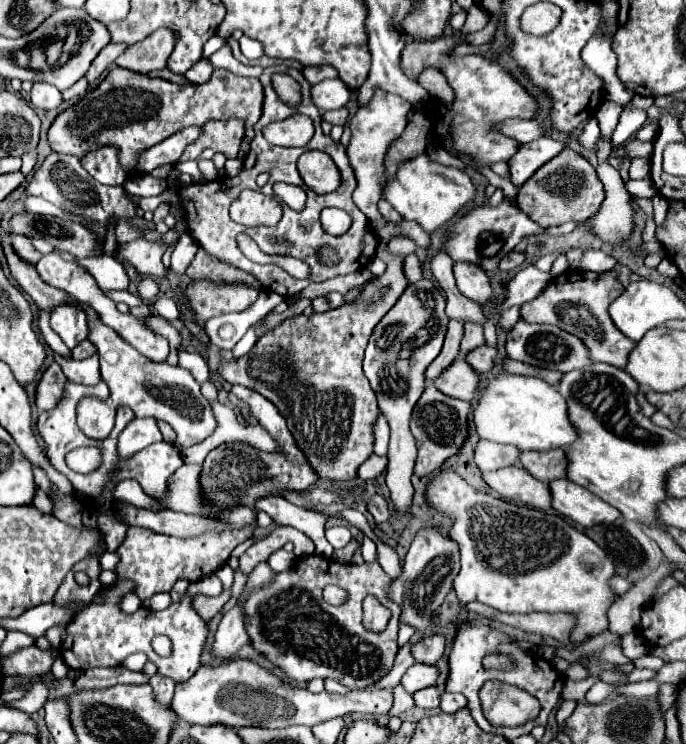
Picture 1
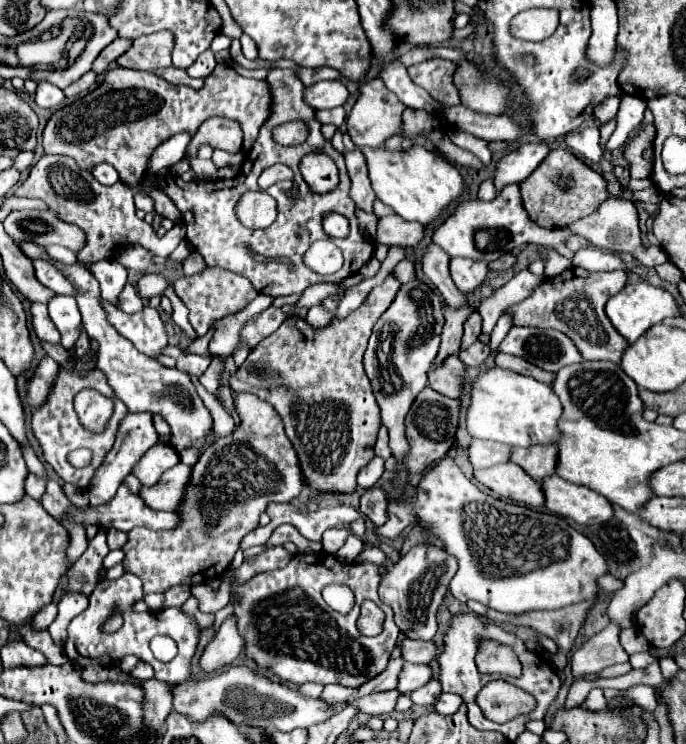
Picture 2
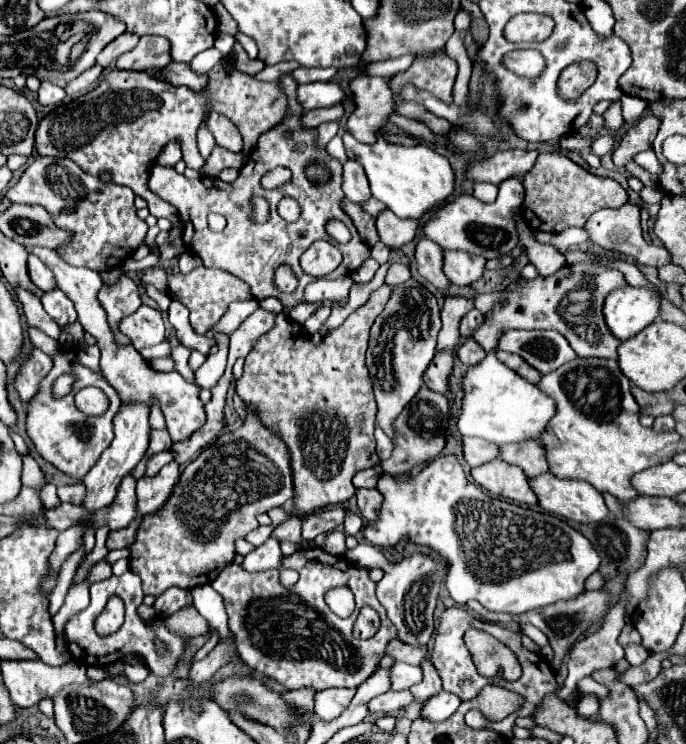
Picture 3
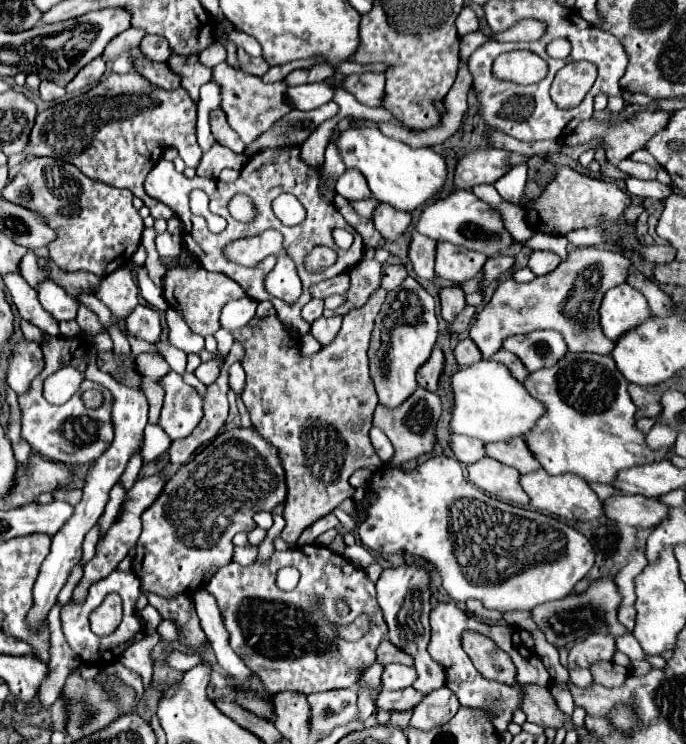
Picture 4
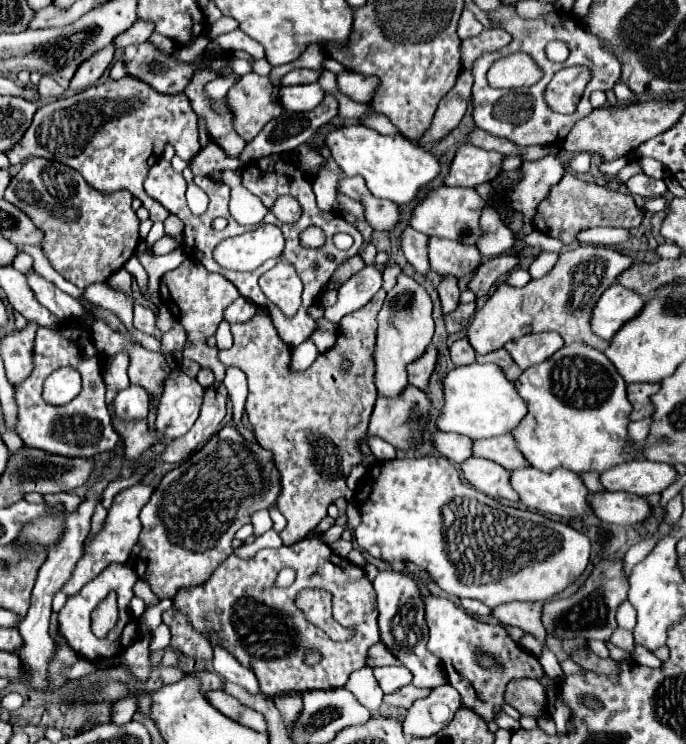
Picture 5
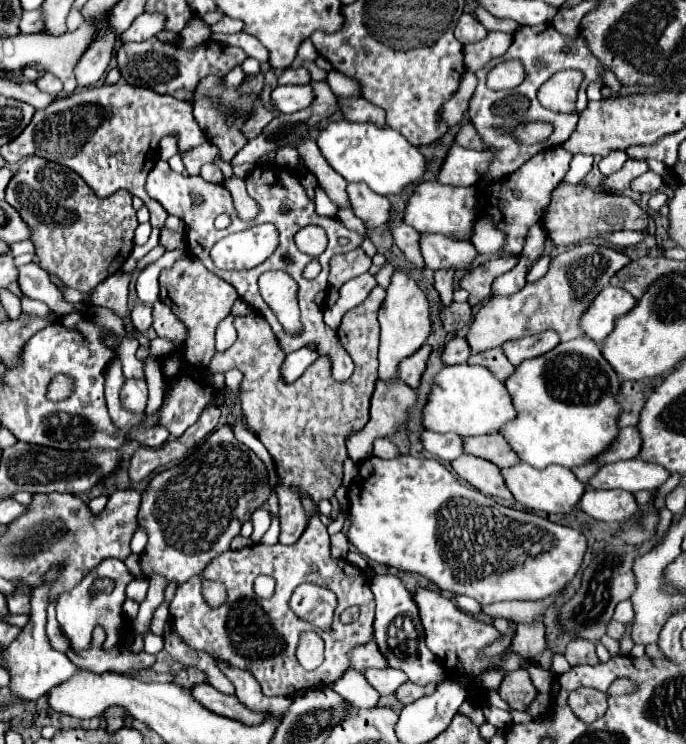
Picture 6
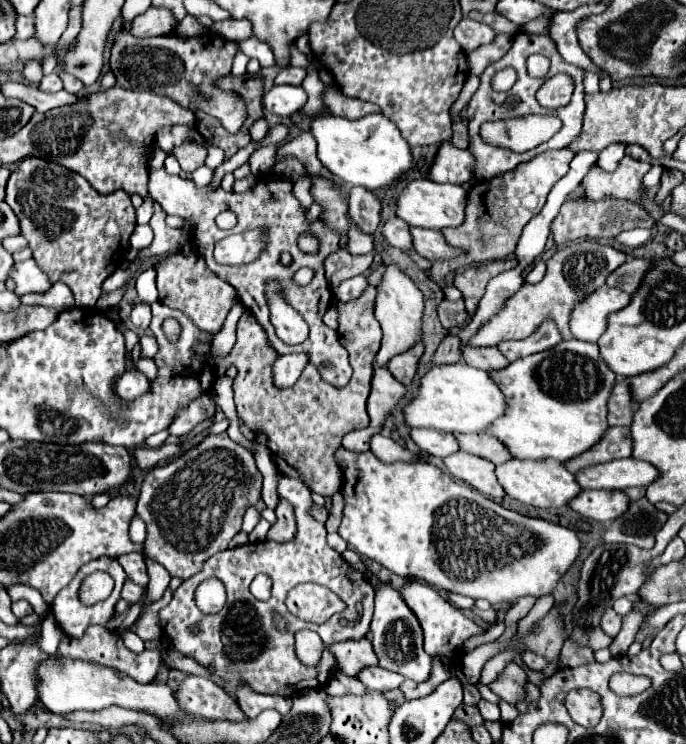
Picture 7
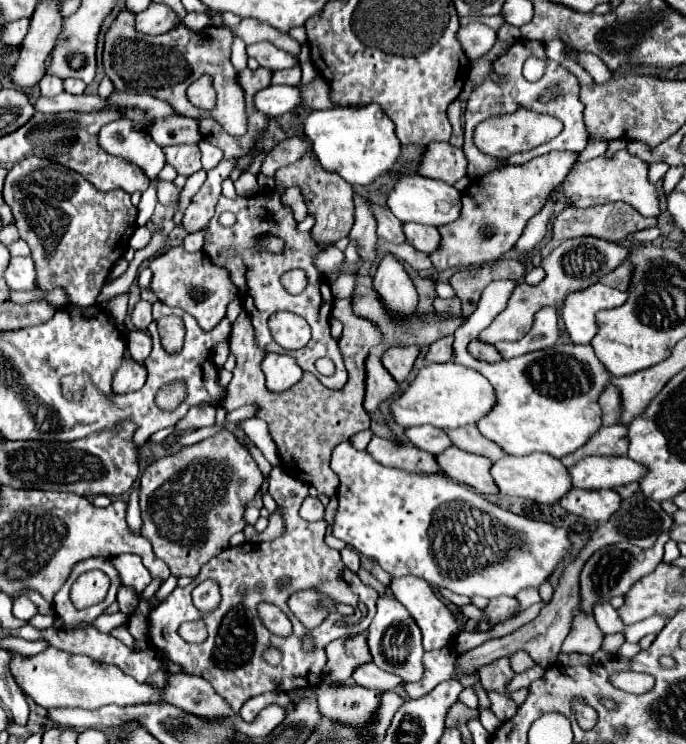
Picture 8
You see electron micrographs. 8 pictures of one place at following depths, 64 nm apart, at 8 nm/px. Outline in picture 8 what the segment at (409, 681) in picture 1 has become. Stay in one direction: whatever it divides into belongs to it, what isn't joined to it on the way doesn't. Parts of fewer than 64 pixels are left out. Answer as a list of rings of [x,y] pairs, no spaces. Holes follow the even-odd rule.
[[[362,664],[360,668],[356,668],[356,672],[352,674],[352,680],[358,684],[358,686],[364,686],[364,688],[374,688],[374,690],[380,690],[380,692],[386,692],[386,690],[394,690],[398,684],[400,684],[400,676],[396,674],[390,674],[390,672],[384,672],[380,668],[376,668],[374,664]]]

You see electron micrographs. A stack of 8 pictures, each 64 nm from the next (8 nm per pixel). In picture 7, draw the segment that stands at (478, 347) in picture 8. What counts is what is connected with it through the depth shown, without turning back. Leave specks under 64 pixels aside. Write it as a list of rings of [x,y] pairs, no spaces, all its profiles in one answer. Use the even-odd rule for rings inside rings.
[[[466,344],[462,348],[462,352],[464,352],[462,356],[464,356],[466,364],[482,368],[482,370],[498,370],[498,368],[508,366],[508,360],[494,346],[490,346],[490,348],[476,348],[476,346],[468,346]]]

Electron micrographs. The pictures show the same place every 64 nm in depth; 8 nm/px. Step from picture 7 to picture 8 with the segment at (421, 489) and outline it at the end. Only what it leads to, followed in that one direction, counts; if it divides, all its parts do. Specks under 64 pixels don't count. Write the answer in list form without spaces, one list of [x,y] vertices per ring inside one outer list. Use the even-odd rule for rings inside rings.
[[[342,442],[332,452],[332,470],[340,478],[338,510],[334,516],[332,536],[344,540],[360,554],[376,560],[390,576],[418,576],[434,588],[448,588],[468,598],[516,596],[522,588],[538,588],[566,556],[570,542],[564,528],[546,522],[528,520],[524,516],[502,510],[444,474],[426,476],[410,474],[382,466],[366,450],[356,450],[350,442]]]

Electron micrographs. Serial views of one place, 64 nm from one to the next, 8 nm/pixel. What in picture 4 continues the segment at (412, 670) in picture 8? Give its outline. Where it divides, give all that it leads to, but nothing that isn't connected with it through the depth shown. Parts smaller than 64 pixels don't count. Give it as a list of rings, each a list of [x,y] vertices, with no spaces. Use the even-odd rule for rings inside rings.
[[[416,566],[386,568],[376,582],[376,590],[378,590],[378,606],[382,608],[382,614],[384,614],[384,620],[388,626],[388,640],[392,644],[396,644],[396,648],[404,648],[404,652],[408,652],[414,660],[418,678],[412,684],[412,688],[428,694],[428,692],[444,686],[444,670],[426,652],[426,646],[430,640],[428,614],[432,610],[428,574]]]

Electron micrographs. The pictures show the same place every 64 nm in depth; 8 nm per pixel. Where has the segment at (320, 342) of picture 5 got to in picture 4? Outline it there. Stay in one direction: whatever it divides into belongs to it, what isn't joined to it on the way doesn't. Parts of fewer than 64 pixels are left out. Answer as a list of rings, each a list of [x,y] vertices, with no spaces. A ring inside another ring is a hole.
[[[334,316],[334,318],[318,318],[316,322],[312,322],[312,330],[310,334],[322,344],[322,346],[328,346],[332,344],[332,340],[336,338],[336,332],[340,330],[340,324],[342,324],[342,318],[340,316]]]

